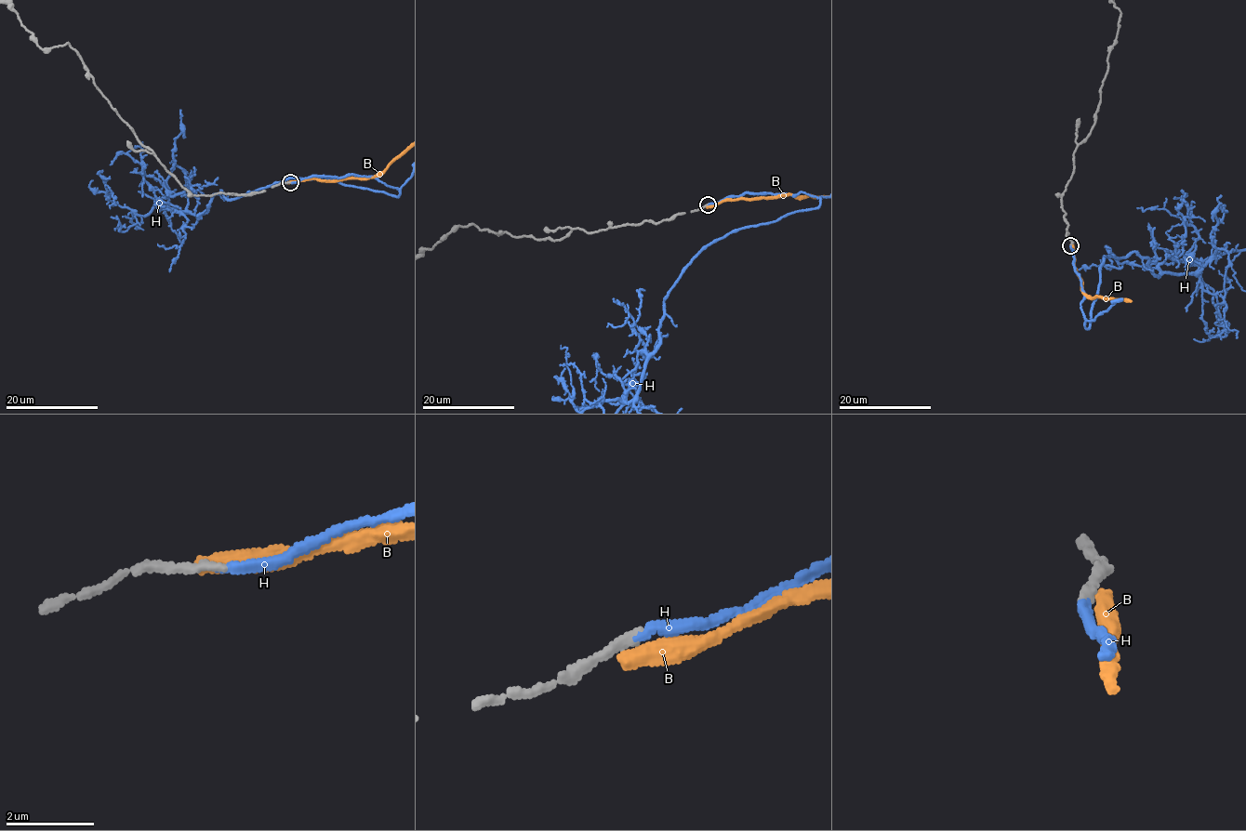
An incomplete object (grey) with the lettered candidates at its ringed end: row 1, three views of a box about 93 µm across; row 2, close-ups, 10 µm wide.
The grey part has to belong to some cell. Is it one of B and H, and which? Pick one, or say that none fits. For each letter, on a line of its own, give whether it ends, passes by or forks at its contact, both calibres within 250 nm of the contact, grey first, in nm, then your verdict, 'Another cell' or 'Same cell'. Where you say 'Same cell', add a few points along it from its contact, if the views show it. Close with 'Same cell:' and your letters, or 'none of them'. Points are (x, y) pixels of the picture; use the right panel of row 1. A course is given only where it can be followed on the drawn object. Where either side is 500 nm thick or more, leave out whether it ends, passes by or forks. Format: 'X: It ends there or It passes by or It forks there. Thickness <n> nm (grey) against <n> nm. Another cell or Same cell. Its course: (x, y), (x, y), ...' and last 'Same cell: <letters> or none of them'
B: It ends there. Thickness 240 nm (grey) against 400 nm. Another cell
H: It ends there. Thickness 220 nm (grey) against 190 nm. Same cell
Same cell: H

